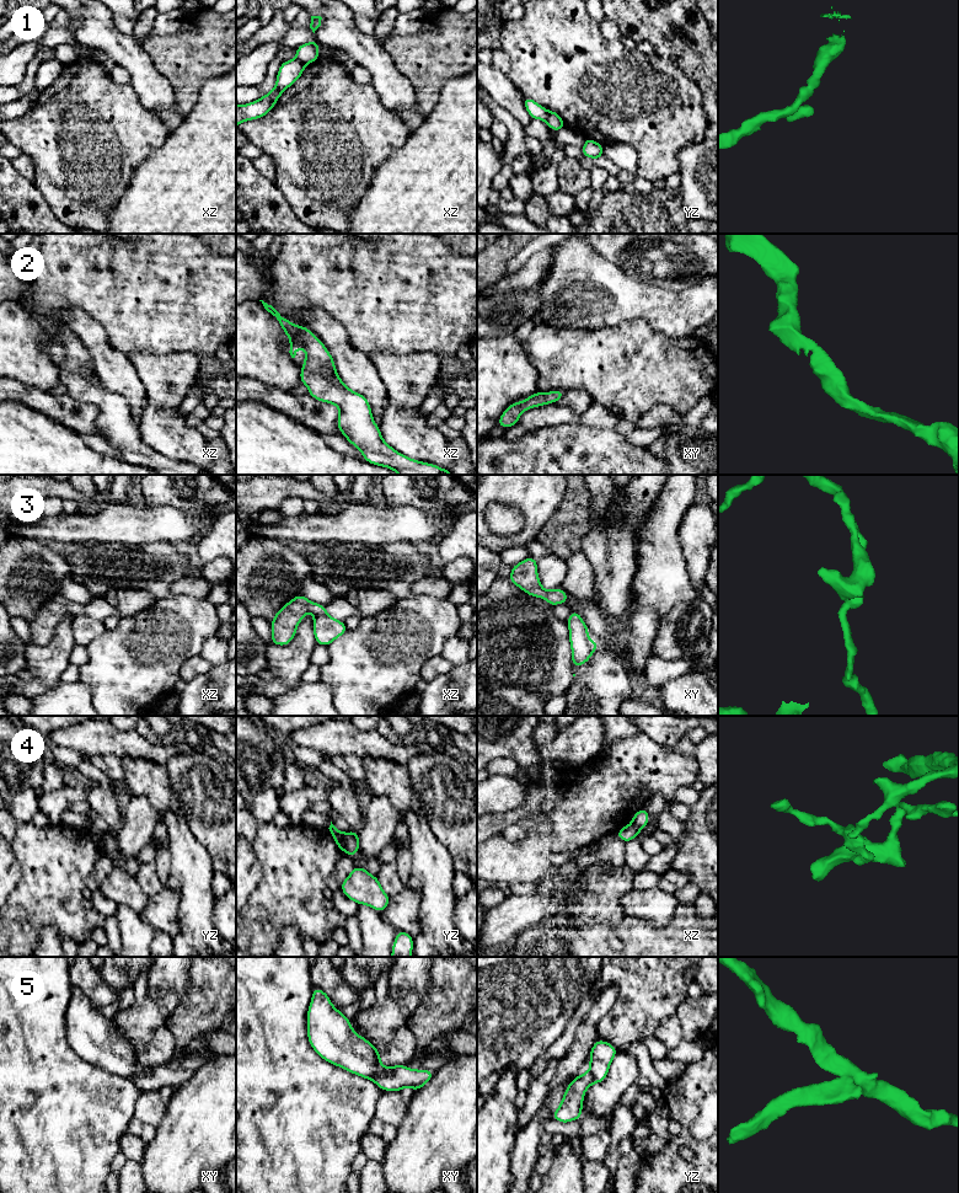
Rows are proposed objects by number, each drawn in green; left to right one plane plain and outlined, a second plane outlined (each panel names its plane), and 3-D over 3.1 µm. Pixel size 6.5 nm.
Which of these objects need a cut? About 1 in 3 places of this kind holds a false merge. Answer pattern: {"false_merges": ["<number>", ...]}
{"false_merges": ["1", "4", "5"]}

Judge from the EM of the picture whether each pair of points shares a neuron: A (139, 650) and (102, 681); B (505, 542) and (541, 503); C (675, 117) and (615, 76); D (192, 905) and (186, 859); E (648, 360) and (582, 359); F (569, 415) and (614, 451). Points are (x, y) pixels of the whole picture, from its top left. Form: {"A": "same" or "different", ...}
{"A": "same", "B": "same", "C": "same", "D": "same", "E": "same", "F": "different"}

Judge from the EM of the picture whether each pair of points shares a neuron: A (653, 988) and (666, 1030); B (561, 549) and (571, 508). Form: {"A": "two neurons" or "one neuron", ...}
{"A": "two neurons", "B": "one neuron"}

